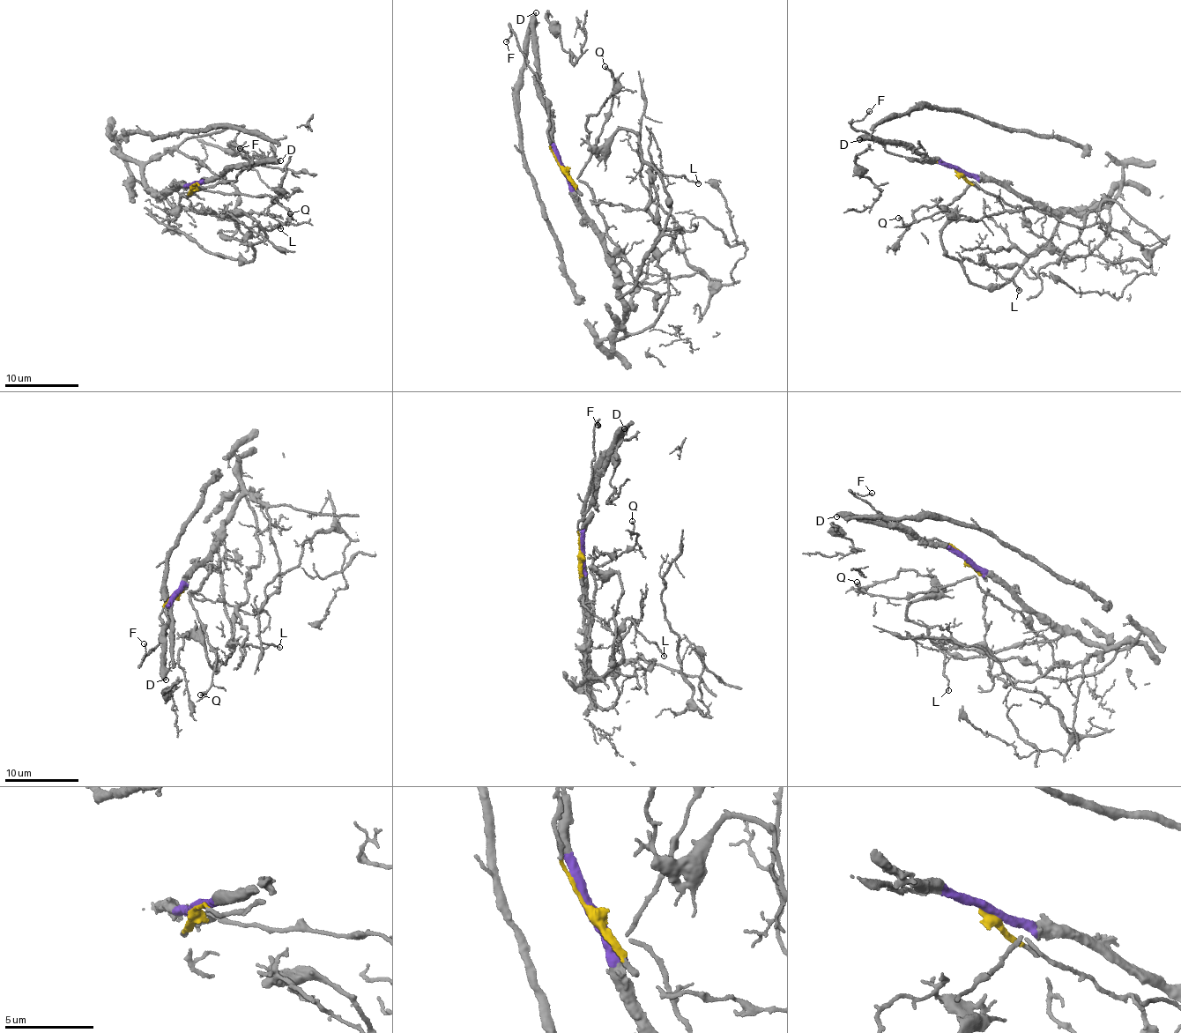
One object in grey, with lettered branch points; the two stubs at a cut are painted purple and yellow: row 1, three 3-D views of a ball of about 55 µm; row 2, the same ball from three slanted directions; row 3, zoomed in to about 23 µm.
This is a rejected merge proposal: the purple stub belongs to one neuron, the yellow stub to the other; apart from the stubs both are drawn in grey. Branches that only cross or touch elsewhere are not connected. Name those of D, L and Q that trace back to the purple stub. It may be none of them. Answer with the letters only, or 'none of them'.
D, L, Q

